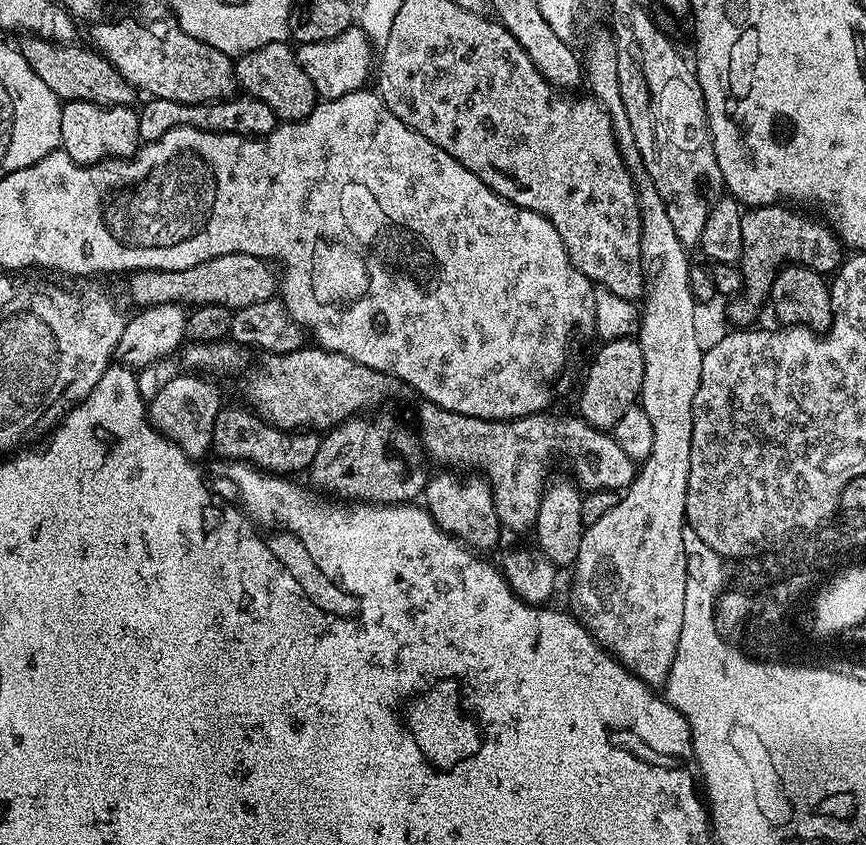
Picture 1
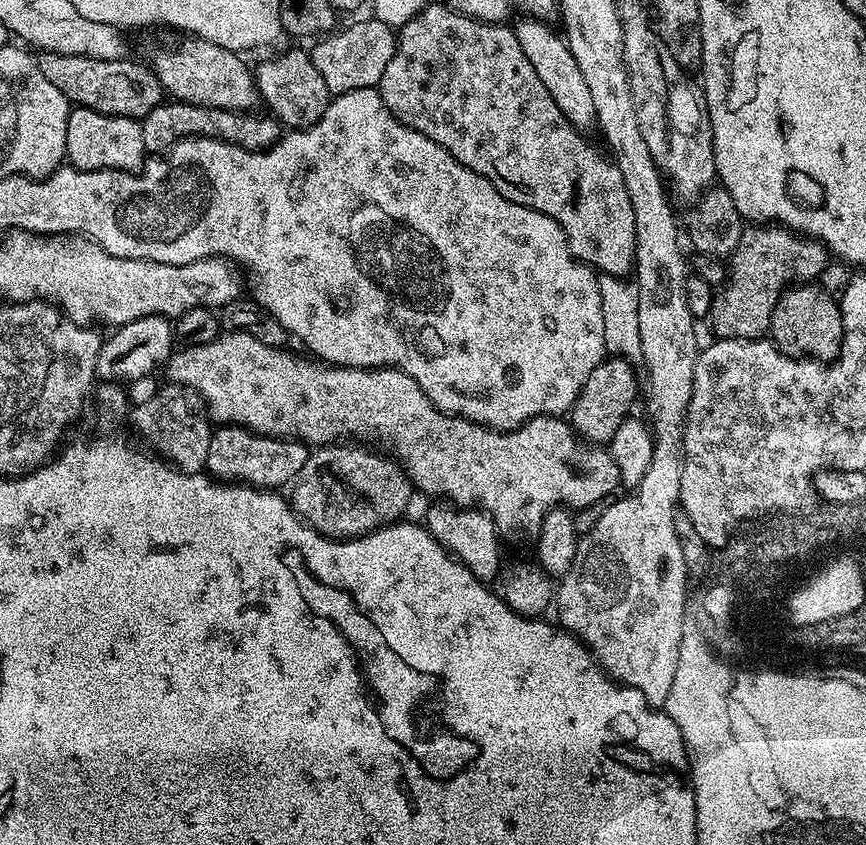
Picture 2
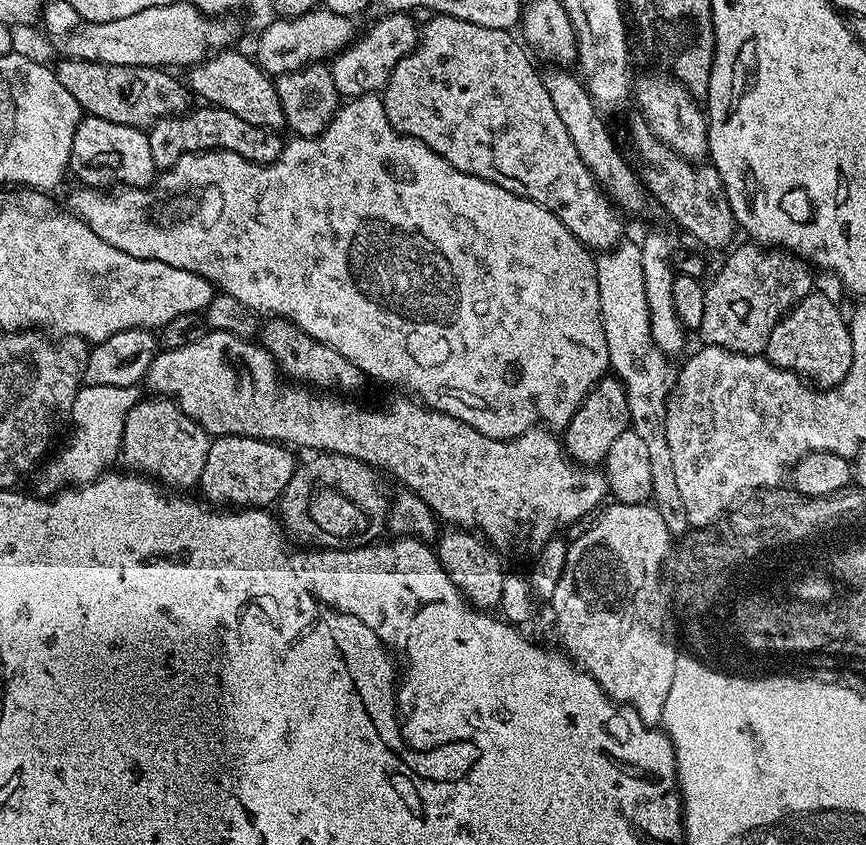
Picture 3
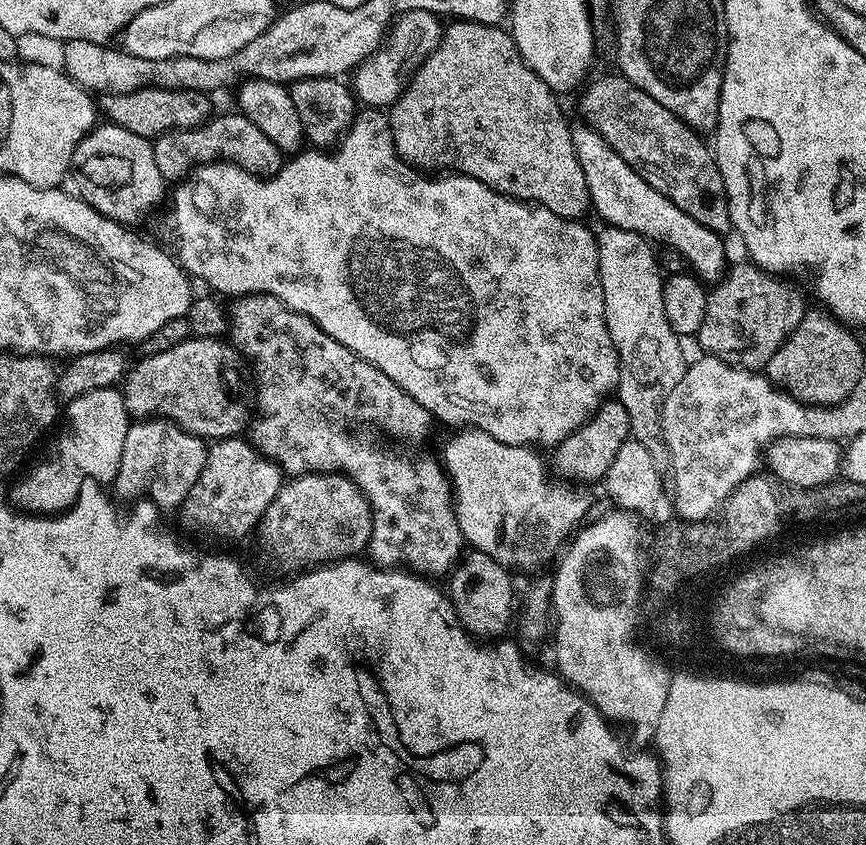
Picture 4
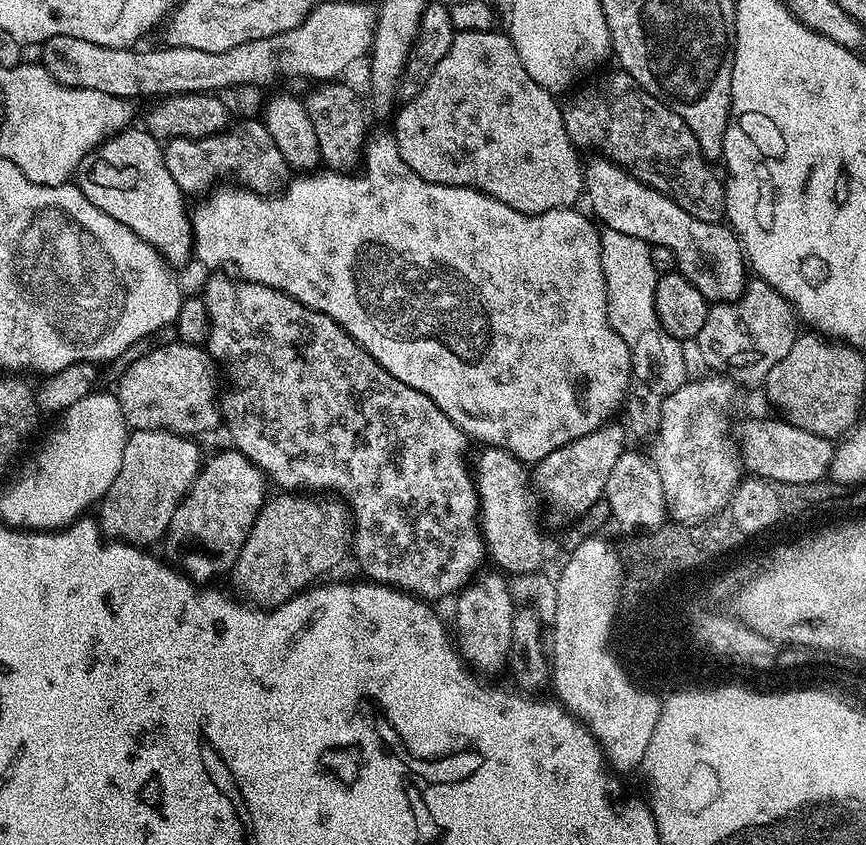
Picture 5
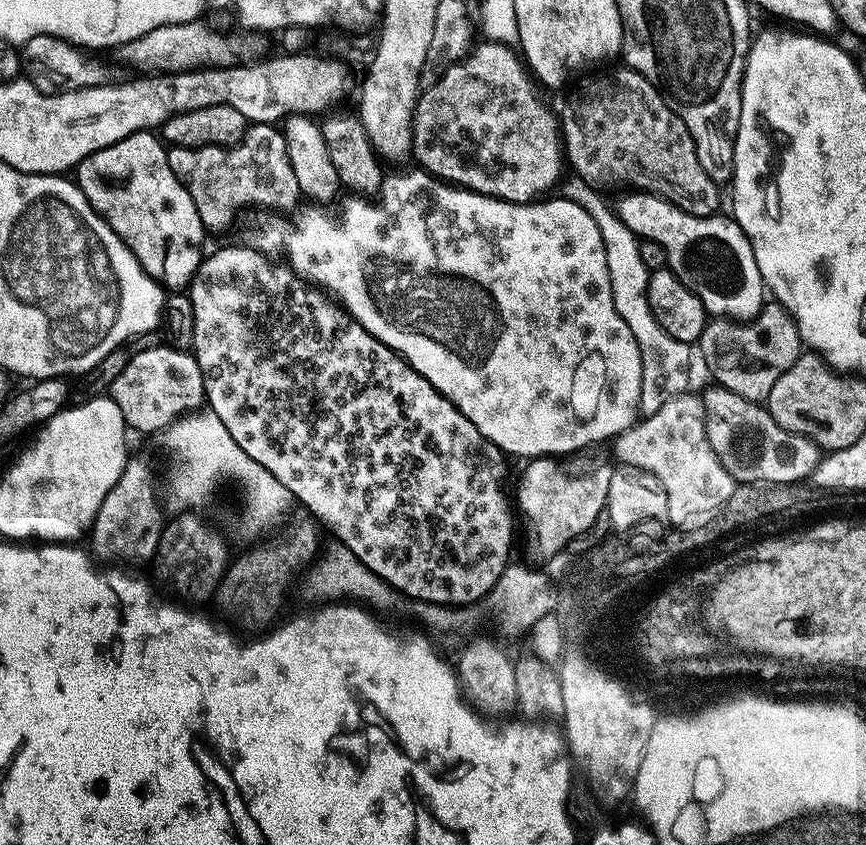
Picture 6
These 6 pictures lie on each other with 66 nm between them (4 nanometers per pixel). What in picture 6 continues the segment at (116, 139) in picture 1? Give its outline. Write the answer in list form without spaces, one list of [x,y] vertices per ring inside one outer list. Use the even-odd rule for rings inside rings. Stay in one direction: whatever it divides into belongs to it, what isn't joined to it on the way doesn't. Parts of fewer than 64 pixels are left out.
[[[155,131],[135,132],[122,138],[122,142],[114,142],[114,146],[90,154],[76,165],[74,180],[93,210],[111,226],[118,238],[122,238],[122,242],[126,242],[148,276],[163,282],[169,289],[172,287],[172,290],[179,289],[176,288],[179,284],[191,285],[192,276],[202,263],[200,247],[204,244],[206,229],[202,218],[198,218],[198,210],[194,210],[190,194],[182,182],[178,182],[174,170],[170,170],[168,148]]]

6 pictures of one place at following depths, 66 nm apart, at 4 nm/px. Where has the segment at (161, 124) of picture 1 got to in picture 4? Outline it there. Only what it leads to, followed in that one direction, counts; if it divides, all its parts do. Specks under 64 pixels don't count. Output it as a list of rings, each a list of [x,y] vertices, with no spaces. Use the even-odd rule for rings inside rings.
[[[239,114],[213,115],[198,128],[173,128],[171,132],[153,139],[152,149],[154,162],[165,182],[179,182],[193,168],[217,162],[236,164],[250,174],[267,178],[275,176],[282,163],[282,153],[278,146],[274,146],[274,142],[270,142],[270,138],[266,138],[266,134],[262,134],[262,130],[254,126],[254,122]]]

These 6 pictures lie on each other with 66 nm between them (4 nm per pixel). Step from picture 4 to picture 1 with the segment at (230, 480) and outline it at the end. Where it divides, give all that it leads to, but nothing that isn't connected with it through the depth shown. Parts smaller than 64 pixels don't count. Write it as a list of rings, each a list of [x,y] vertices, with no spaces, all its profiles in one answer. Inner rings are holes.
[[[243,403],[232,404],[221,407],[217,417],[214,418],[213,436],[211,451],[215,453],[221,460],[242,460],[265,472],[273,474],[296,474],[292,472],[303,473],[312,467],[314,462],[314,454],[318,454],[318,446],[321,437],[312,430],[285,430],[276,428],[273,424],[260,417],[253,412],[251,407],[245,406]]]

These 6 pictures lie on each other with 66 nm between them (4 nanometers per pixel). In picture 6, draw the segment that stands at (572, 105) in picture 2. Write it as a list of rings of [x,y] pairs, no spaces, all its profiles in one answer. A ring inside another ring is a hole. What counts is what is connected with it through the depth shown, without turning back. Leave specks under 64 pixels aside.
[[[628,190],[625,193],[625,196],[617,204],[614,204],[616,217],[641,241],[653,240],[658,242],[658,246],[662,246],[662,250],[666,250],[668,267],[680,279],[682,286],[686,286],[686,290],[690,290],[700,299],[702,306],[708,311],[709,317],[743,322],[752,320],[760,313],[766,303],[764,279],[758,270],[758,262],[754,262],[754,250],[750,246],[742,226],[738,226],[736,220],[724,214],[695,216],[666,202],[661,196],[652,196],[648,192]]]

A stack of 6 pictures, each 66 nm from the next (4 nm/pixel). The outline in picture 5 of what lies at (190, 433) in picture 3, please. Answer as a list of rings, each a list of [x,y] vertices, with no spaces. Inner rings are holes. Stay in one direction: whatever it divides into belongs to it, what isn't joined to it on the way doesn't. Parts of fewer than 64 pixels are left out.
[[[164,429],[129,433],[121,469],[98,506],[98,523],[107,539],[152,546],[148,544],[159,543],[167,535],[175,510],[202,467],[202,455],[195,444],[189,437]]]

